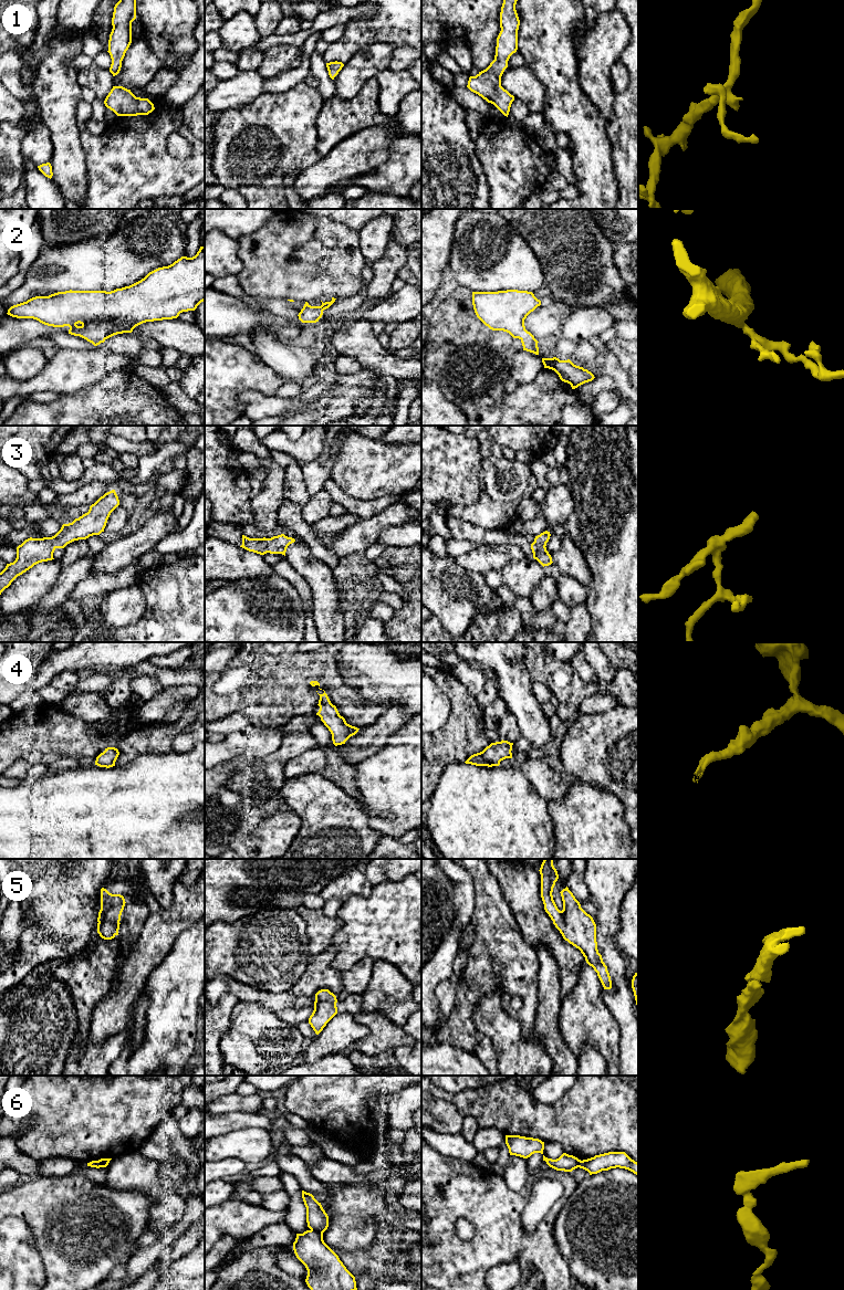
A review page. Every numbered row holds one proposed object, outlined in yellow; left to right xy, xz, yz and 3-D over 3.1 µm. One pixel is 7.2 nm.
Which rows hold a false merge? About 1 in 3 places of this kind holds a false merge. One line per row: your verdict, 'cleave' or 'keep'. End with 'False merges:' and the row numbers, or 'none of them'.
1: keep
2: keep
3: keep
4: keep
5: keep
6: cleave
False merges: 6

